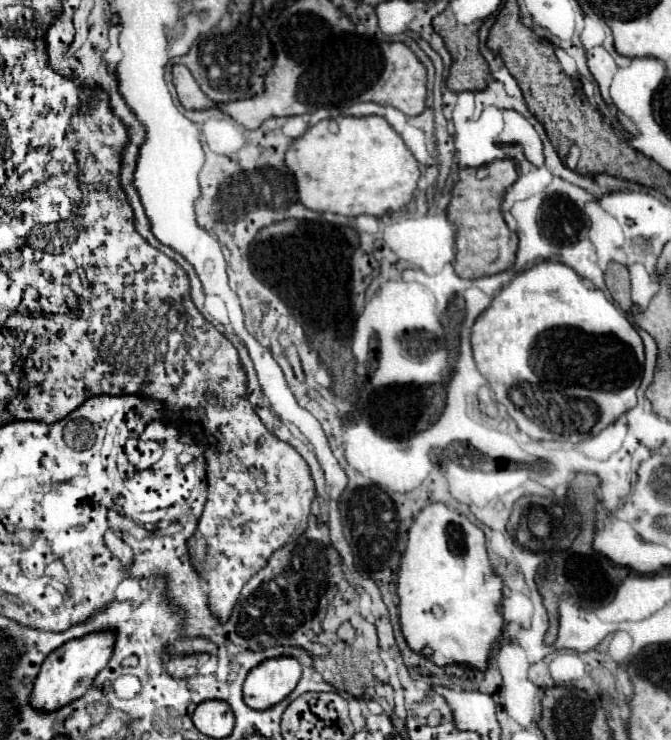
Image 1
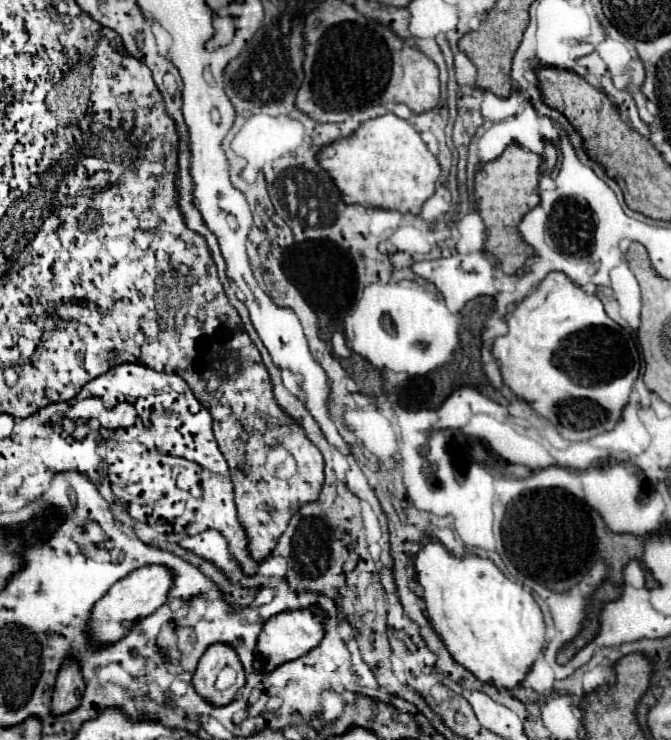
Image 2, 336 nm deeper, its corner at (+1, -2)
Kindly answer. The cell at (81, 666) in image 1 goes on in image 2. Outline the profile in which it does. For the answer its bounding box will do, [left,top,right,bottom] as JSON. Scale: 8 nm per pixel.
[92,565,174,643]

